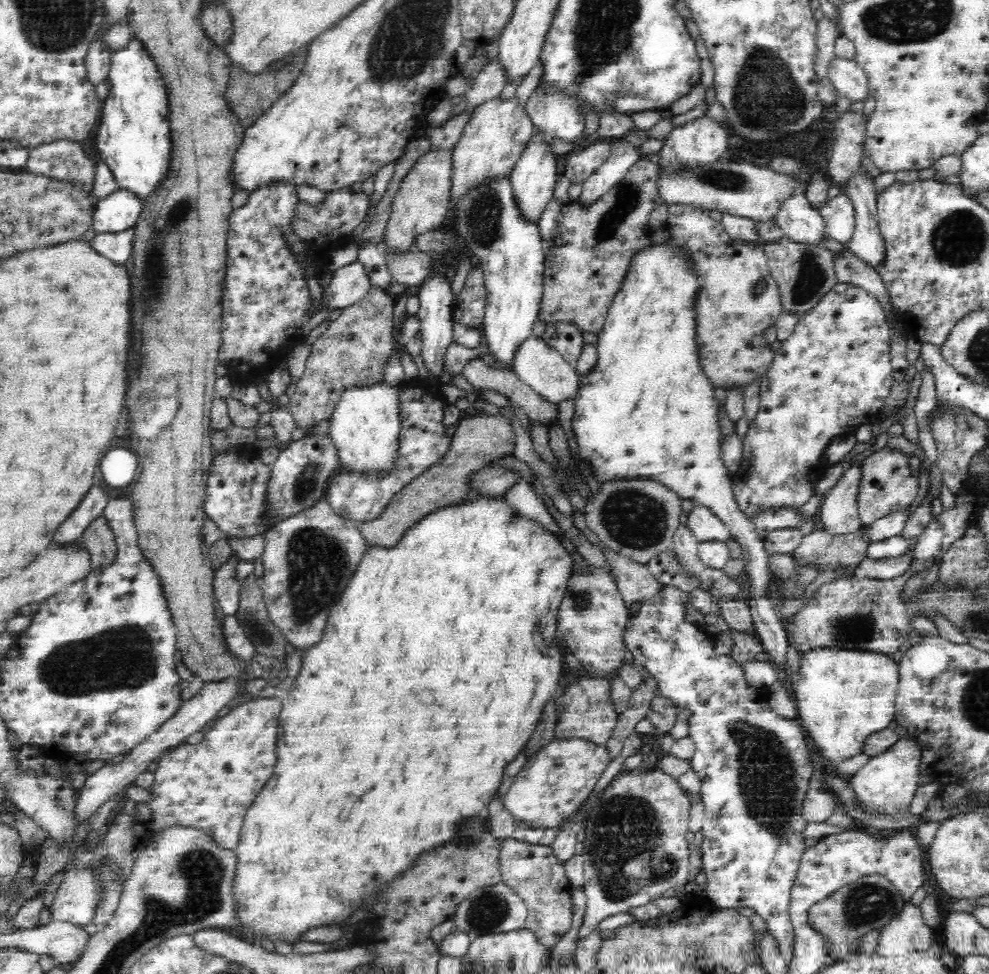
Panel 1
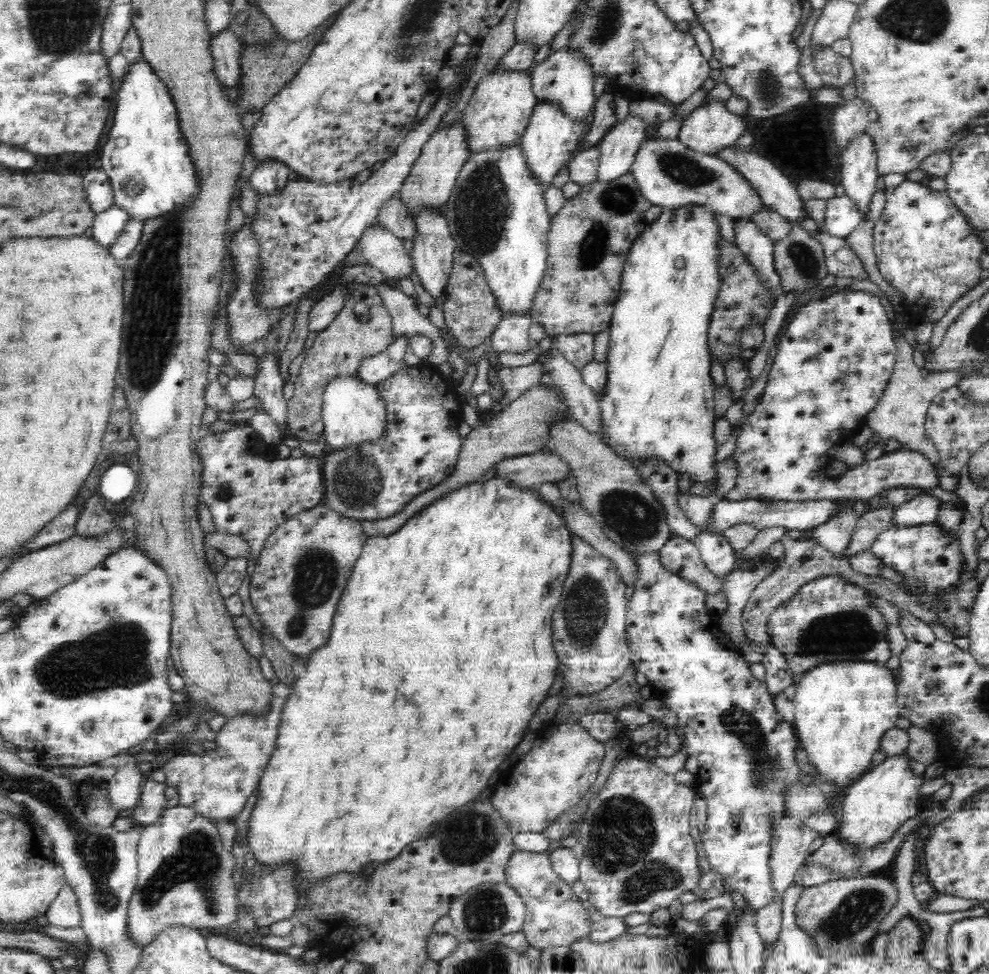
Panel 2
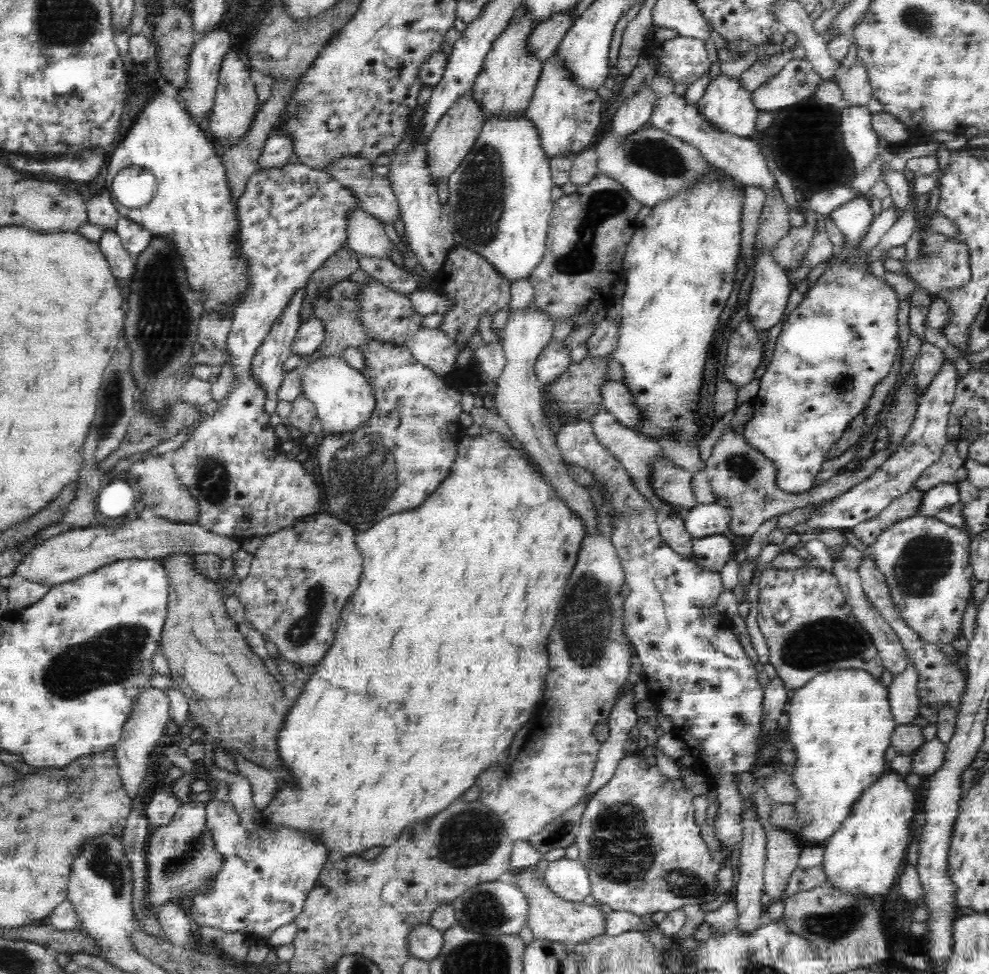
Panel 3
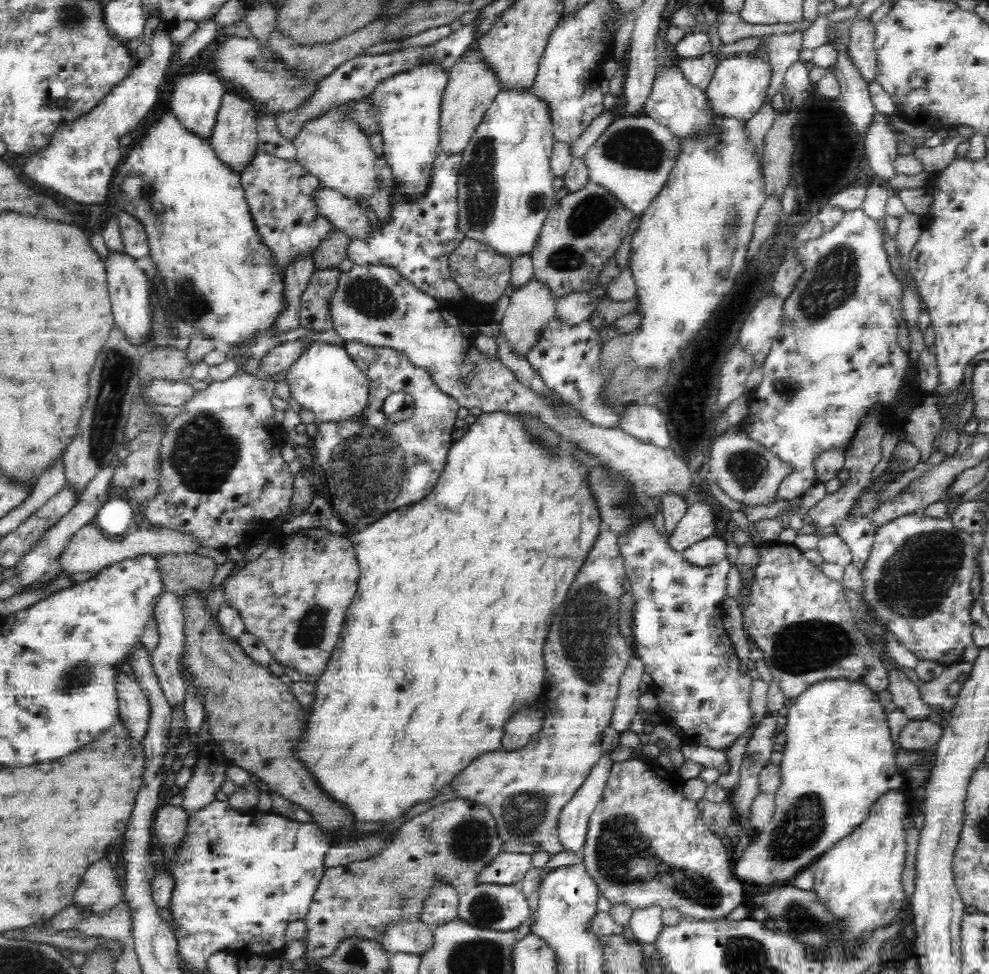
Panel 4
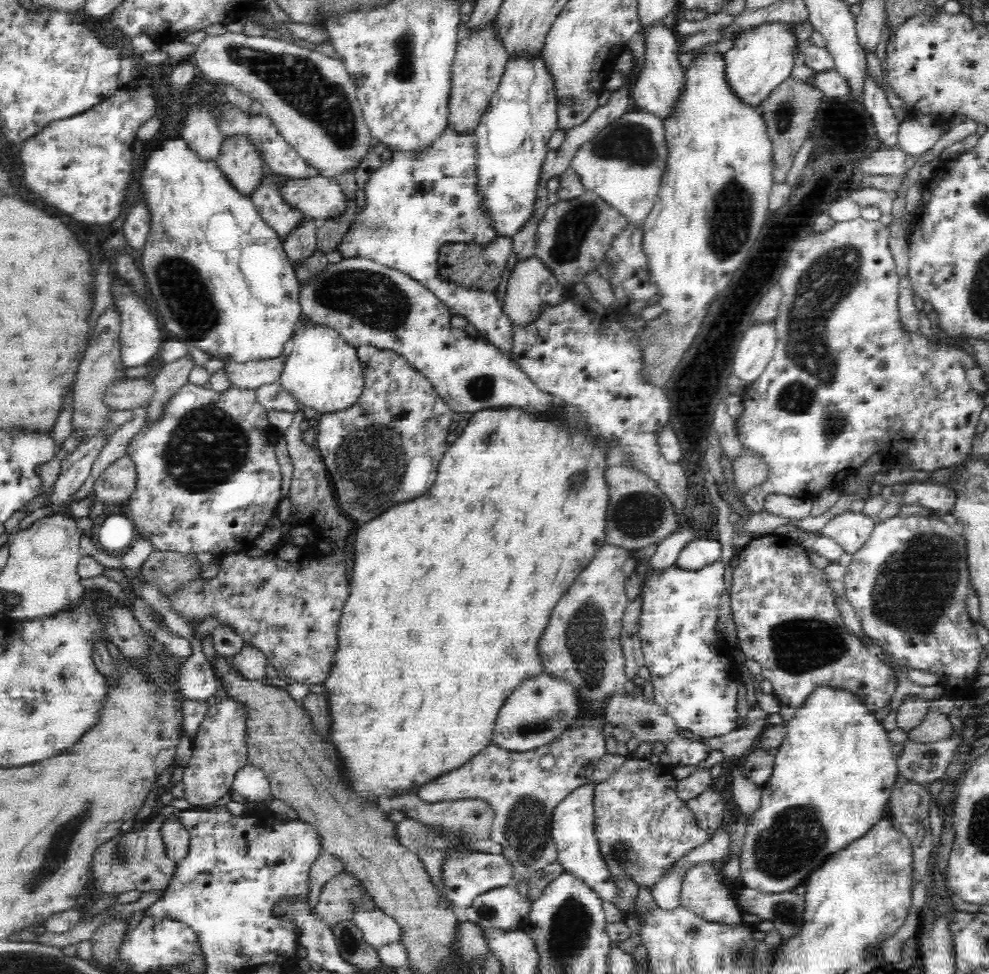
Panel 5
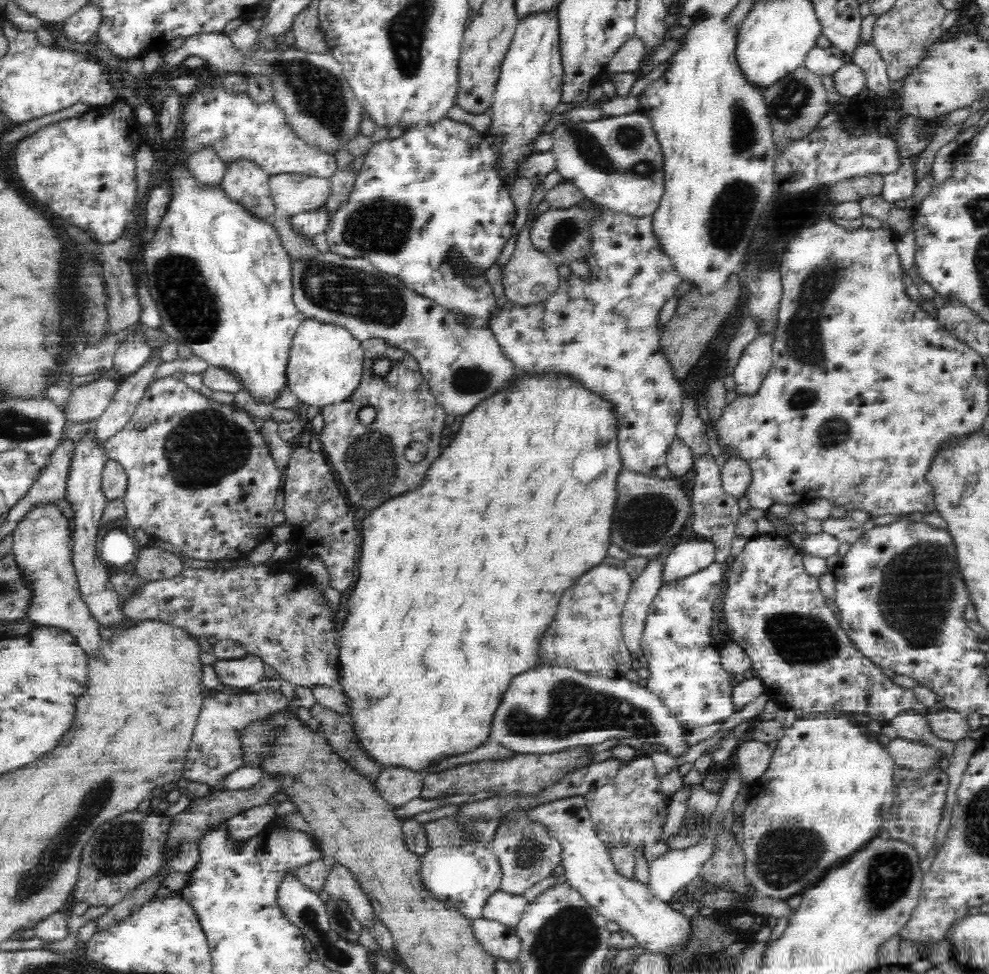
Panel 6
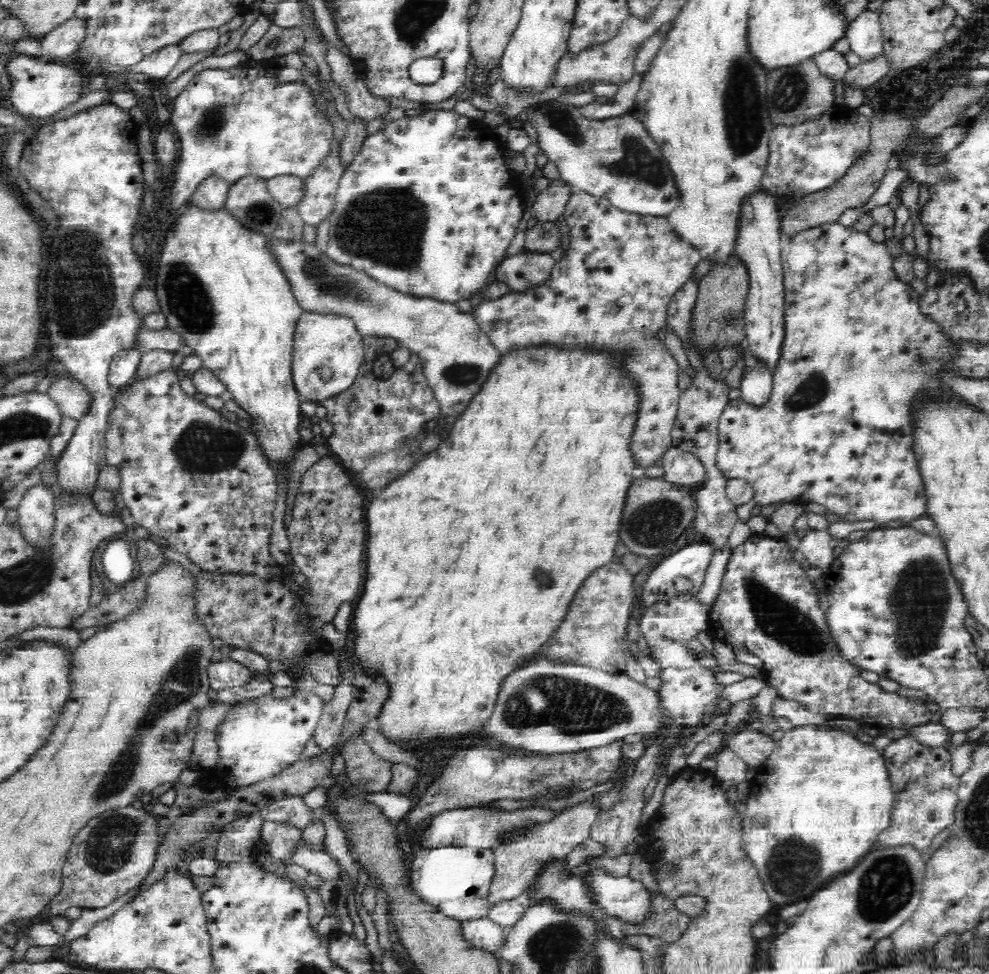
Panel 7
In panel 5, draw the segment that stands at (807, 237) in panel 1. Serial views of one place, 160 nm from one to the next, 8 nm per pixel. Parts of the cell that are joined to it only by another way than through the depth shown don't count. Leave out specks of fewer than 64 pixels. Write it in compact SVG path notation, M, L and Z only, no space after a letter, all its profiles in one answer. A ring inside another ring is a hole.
M663 21L642 26L641 42L643 43L643 65L634 80L632 100L640 111L648 111L664 118L671 109L679 90L681 89L684 67L680 64L677 53L679 39L673 29L664 26Z

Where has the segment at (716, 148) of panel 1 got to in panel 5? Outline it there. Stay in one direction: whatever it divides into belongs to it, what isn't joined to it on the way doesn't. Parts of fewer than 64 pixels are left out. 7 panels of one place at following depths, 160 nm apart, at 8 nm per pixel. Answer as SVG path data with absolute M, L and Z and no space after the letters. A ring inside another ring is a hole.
M794 21L763 22L734 38L734 44L724 53L726 61L726 77L734 93L742 101L758 107L762 100L790 77L792 68L798 62L794 54L800 53L798 38L794 34Z

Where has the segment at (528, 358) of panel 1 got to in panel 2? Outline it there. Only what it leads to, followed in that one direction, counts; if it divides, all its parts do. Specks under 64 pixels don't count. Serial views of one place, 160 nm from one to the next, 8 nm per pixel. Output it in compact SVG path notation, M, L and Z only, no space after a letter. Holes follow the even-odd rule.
M506 311L489 338L493 355L502 352L522 354L529 351L535 344L529 344L528 328L530 328L531 311ZM555 352L542 354L536 363L543 364L540 383L554 385L562 391L572 418L590 434L604 438L602 405L597 394L583 381L581 372L565 356Z

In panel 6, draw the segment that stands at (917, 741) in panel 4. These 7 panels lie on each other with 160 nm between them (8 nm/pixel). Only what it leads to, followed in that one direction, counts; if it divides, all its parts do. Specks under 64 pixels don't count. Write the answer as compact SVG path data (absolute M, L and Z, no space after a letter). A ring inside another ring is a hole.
M930 710L926 716L932 731L941 741L956 743L967 738L970 724L968 718L963 713L947 710Z

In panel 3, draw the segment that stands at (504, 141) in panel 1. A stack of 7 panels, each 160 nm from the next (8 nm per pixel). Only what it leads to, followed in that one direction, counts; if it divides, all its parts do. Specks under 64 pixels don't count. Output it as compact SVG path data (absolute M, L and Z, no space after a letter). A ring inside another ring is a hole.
M530 11L522 12L509 22L509 25L494 39L488 54L482 63L472 89L474 95L486 109L486 118L490 114L523 113L529 107L534 87L541 75L542 59L530 50L529 38L540 22L534 19Z

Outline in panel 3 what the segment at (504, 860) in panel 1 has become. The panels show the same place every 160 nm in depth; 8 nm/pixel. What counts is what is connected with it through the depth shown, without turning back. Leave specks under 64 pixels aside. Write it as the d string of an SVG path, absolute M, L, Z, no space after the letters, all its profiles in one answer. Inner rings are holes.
M536 865L529 870L522 870L512 881L524 891L528 899L527 926L534 939L548 939L576 946L606 932L605 913L607 909L601 905L586 904L586 902L564 902L558 900L548 890L544 882L544 873L536 871Z

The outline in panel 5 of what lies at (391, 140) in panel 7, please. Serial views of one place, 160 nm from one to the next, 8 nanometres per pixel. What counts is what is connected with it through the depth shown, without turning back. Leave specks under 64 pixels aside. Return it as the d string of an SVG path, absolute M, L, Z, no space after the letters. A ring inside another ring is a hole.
M448 125L428 146L392 152L390 160L381 162L380 168L370 174L363 193L366 194L364 206L357 210L350 228L337 242L336 250L342 257L366 258L385 268L407 274L434 293L452 314L464 316L483 339L509 354L512 323L503 306L500 306L496 294L458 286L442 280L438 274L439 252L446 243L468 243L484 248L500 238L494 218L485 206L485 199L478 188L478 153L474 131L462 133Z

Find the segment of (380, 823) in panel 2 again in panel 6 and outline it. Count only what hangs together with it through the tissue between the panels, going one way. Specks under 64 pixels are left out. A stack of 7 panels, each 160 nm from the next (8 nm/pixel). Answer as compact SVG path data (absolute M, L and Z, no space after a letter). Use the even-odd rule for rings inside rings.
M520 372L465 414L454 440L441 449L440 456L430 464L430 470L426 470L426 478L422 478L418 488L398 494L367 512L361 526L359 578L351 589L349 613L340 632L338 666L341 678L338 687L353 703L351 724L357 731L358 740L378 764L398 765L426 774L430 764L438 764L448 756L472 752L488 740L496 708L501 704L510 680L522 670L538 665L538 642L554 622L562 594L574 586L582 574L602 564L606 558L618 500L616 486L623 470L618 450L618 414L610 399L586 389L584 383L568 373Z

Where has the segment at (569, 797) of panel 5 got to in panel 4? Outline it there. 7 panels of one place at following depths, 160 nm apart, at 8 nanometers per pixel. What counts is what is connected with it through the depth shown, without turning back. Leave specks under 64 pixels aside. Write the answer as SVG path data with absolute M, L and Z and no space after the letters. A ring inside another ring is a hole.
M610 753L603 754L559 814L557 835L560 844L564 851L574 853L579 860L584 858L589 819L602 798L612 764Z

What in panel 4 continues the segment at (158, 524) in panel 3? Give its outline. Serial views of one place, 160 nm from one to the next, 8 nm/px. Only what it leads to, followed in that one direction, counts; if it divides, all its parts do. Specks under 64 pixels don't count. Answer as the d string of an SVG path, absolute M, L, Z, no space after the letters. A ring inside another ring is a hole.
M96 523L83 526L70 540L68 548L62 554L62 567L64 573L72 574L77 572L94 572L121 561L125 558L133 557L137 554L150 554L154 558L162 553L194 553L198 549L195 542L173 530L160 530L143 525L130 534L125 534L120 538L109 538L99 530Z

